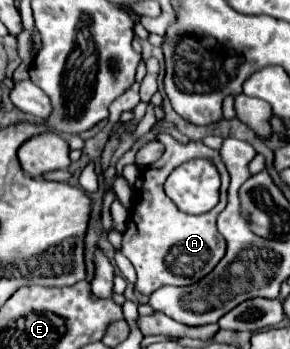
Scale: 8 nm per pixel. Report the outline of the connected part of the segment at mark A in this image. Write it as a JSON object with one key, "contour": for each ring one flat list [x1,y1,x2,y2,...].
{"contour":[[164,132,158,134,156,138,166,146,166,150,162,158,150,166,150,170,142,170,142,188,134,190,134,206,130,212,130,220,126,224,126,232,122,234,122,246,120,246,120,252,136,268,138,274,136,288,148,296,166,284,188,286,198,282,200,278,204,278,208,272,214,270,214,266,220,262,220,258,226,252,226,240,216,230,218,204,206,214,192,216,180,212,172,204,172,200,164,194,162,188,164,180,176,168,176,164,188,162,192,158,208,158,218,168,218,150,212,150,202,142,192,142,192,140,188,144,182,144]]}

